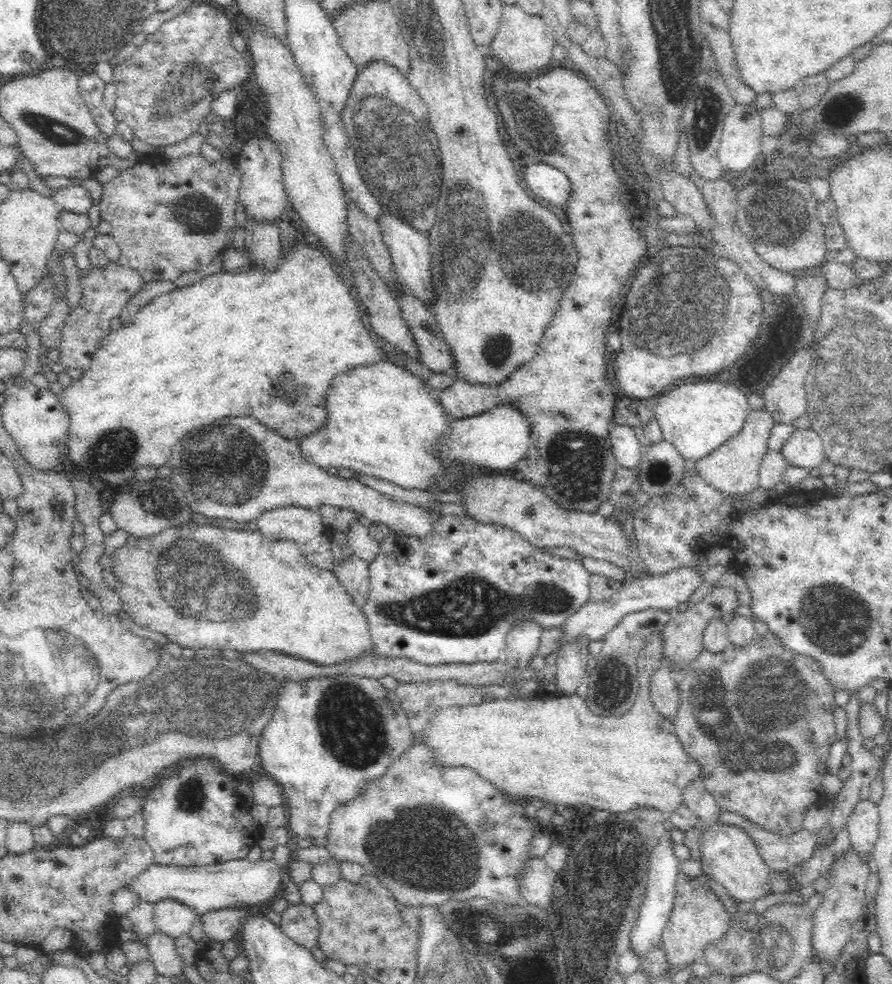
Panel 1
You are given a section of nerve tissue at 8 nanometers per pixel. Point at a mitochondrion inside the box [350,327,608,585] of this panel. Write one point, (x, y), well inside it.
(572, 458)

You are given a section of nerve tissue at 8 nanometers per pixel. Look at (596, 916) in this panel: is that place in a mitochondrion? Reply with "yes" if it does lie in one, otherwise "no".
yes

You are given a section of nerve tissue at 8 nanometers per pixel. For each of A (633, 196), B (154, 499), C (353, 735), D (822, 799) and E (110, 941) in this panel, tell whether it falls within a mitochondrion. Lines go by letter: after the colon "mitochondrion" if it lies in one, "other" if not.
A: other
B: mitochondrion
C: mitochondrion
D: other
E: other

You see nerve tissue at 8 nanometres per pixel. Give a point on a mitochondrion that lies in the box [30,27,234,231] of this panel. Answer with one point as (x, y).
(195, 82)

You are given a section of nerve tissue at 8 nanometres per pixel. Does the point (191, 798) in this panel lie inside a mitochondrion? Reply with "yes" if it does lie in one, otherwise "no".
yes

